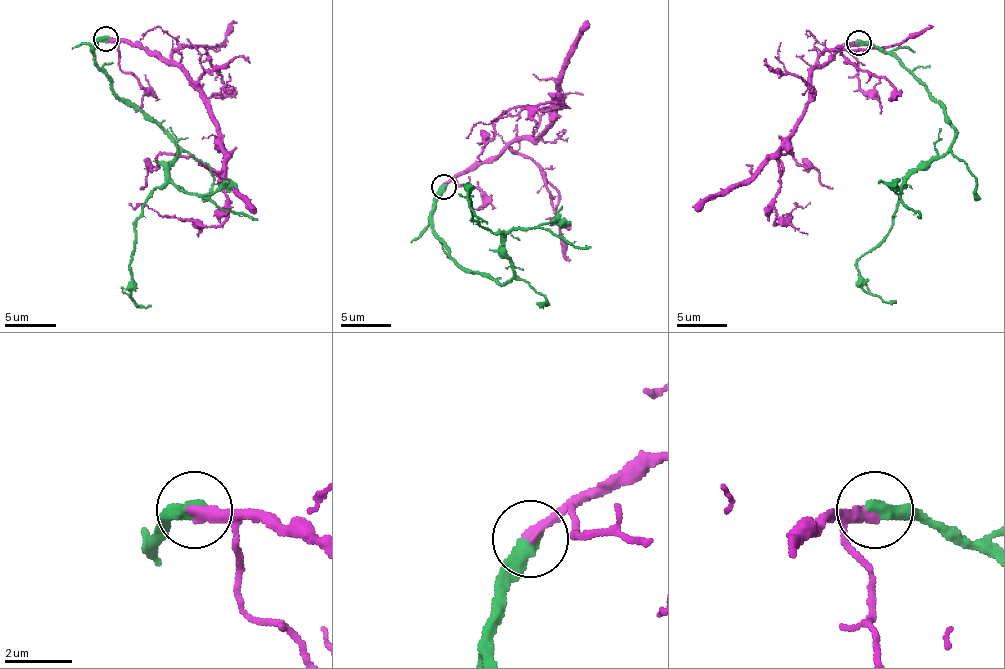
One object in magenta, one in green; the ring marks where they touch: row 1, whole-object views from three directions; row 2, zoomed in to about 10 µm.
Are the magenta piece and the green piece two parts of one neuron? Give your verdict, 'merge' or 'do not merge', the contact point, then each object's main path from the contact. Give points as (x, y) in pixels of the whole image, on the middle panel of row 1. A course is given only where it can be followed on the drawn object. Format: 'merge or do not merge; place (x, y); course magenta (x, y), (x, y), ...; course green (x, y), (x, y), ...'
merge; place (443, 186); course magenta (443, 187), (495, 160), (512, 142), (532, 140), (562, 102), (535, 105), (487, 125), (477, 122), (465, 137); course green (443, 187), (433, 232), (465, 269), (507, 282), (505, 237), (472, 219), (467, 184), (467, 207), (487, 224)

